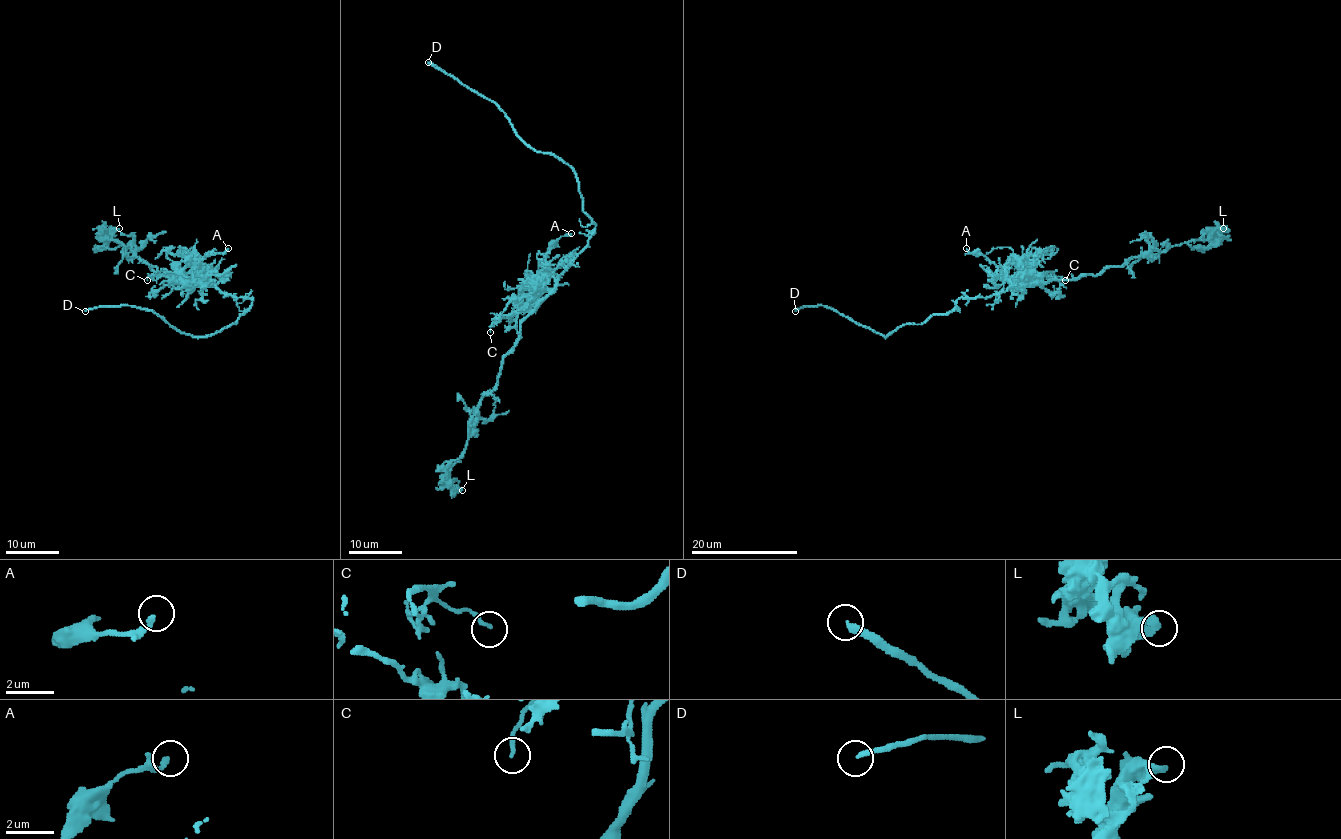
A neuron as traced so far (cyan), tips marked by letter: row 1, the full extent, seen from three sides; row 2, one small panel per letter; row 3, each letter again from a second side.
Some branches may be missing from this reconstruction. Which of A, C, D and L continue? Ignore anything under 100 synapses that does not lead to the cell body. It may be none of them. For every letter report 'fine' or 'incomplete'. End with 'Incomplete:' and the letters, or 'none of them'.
A: fine
C: fine
D: incomplete
L: fine
Incomplete: D

